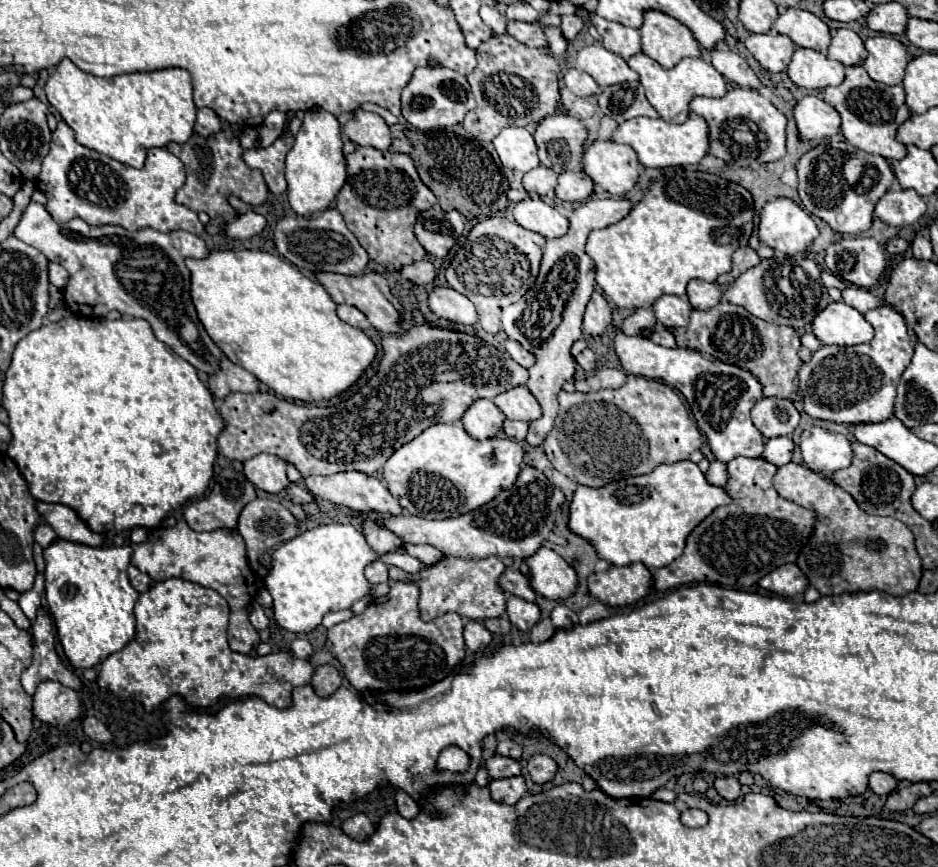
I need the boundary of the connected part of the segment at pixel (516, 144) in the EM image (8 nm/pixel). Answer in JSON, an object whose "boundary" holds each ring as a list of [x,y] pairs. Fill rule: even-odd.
{"boundary":[[[504,128],[494,138],[494,148],[502,166],[510,170],[530,172],[540,164],[534,138],[526,128]]]}

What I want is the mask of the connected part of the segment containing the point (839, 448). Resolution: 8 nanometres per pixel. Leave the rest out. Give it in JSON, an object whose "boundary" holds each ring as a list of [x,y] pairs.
{"boundary":[[[812,426],[800,434],[800,454],[814,472],[836,472],[852,462],[852,448],[846,436]]]}

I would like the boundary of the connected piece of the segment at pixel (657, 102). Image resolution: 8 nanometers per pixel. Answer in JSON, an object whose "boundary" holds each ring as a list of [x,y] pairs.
{"boundary":[[[636,54],[628,60],[628,66],[640,74],[640,84],[646,88],[648,102],[656,108],[660,118],[668,122],[684,122],[688,118],[688,104],[694,96],[720,98],[726,94],[726,80],[720,76],[720,72],[716,72],[716,68],[712,68],[712,64],[704,62],[702,58],[684,58],[674,68],[666,70],[646,54]]]}

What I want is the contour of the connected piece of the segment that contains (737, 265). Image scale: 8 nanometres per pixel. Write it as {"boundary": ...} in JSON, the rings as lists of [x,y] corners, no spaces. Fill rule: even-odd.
{"boundary":[[[750,246],[738,248],[738,250],[732,254],[732,264],[734,264],[732,276],[738,276],[738,274],[746,272],[748,268],[754,268],[758,262],[760,262],[760,258],[758,258],[758,254],[756,254]]]}

